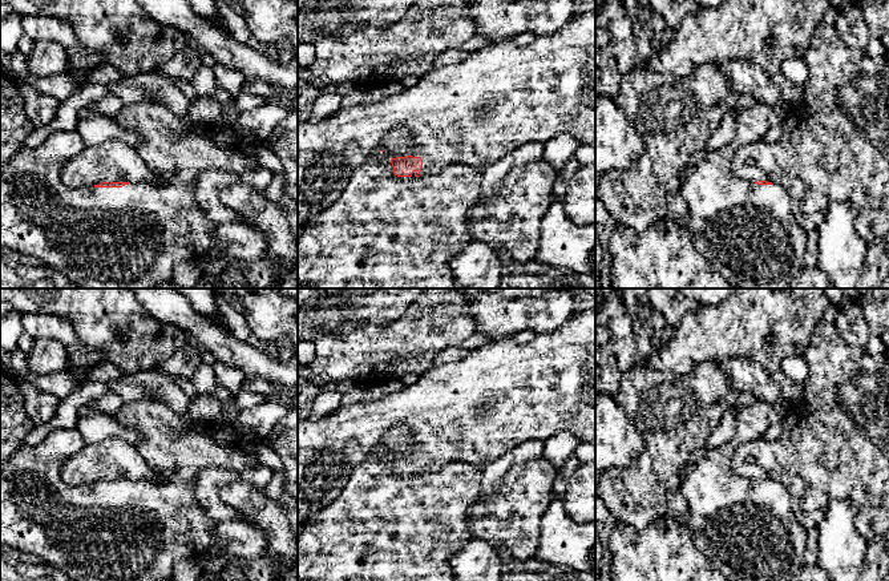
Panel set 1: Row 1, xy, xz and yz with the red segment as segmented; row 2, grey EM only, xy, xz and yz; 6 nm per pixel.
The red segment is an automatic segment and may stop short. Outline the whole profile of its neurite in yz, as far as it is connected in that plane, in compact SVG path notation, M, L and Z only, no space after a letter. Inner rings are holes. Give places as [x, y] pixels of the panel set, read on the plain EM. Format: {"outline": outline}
{"outline": "M760 399L751 406L740 406L732 440L720 448L707 449L700 459L687 464L680 472L679 491L688 507L686 526L696 548L728 581L791 581L793 574L804 566L808 532L793 515L788 491L777 481L745 479L735 475L730 468L736 448L763 437L772 424L783 420L781 411L781 407Z"}

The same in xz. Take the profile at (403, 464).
{"outline": "M595 307L582 312L574 312L561 327L553 332L536 334L534 339L525 344L517 344L513 339L498 339L469 351L464 358L444 364L432 364L429 370L419 375L412 386L405 386L395 394L380 399L360 400L349 406L342 406L339 409L324 417L310 417L298 420L298 515L307 519L322 509L327 508L343 491L353 469L360 465L368 456L381 447L381 440L395 427L408 427L411 429L415 448L412 453L392 456L393 471L397 475L420 475L439 469L448 463L465 463L478 471L482 471L492 461L504 453L521 445L525 441L547 441L558 432L570 432L581 441L586 441L595 448Z"}

